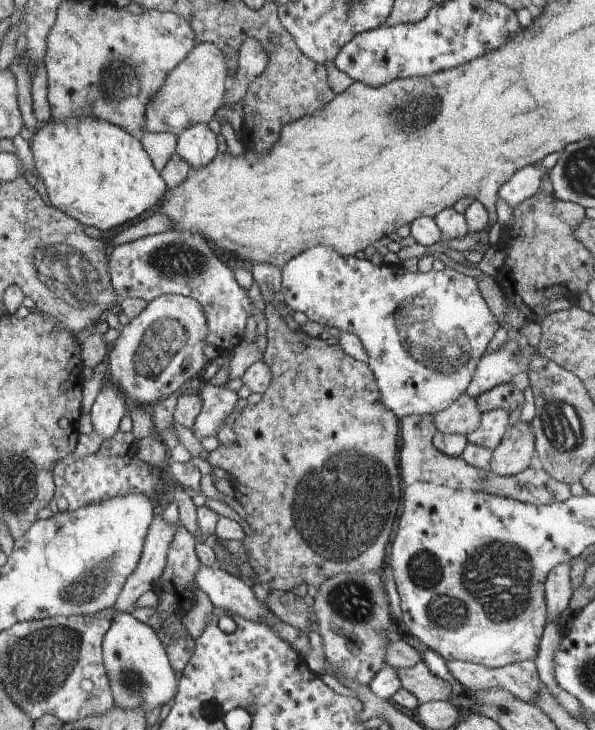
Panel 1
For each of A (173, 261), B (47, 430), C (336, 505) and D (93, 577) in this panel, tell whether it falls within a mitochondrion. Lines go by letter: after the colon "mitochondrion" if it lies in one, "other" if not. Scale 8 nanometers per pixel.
A: mitochondrion
B: other
C: mitochondrion
D: mitochondrion

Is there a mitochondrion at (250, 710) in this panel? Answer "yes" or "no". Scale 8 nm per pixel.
no

